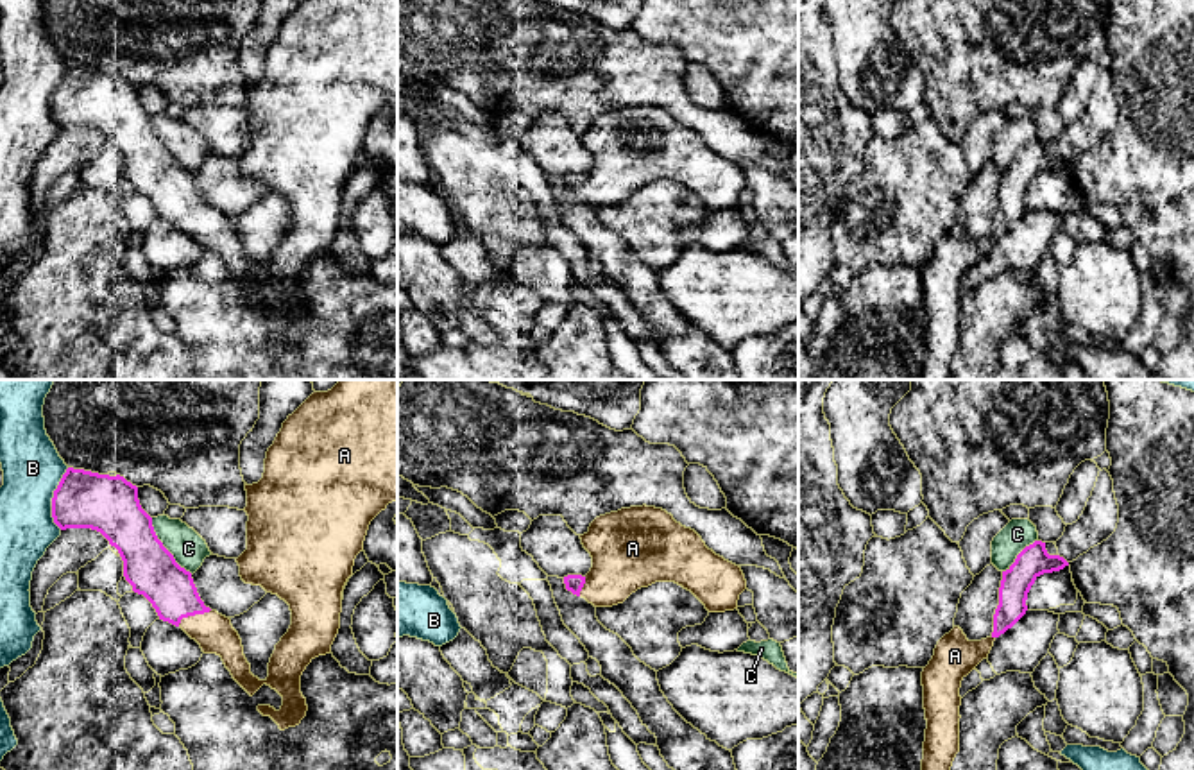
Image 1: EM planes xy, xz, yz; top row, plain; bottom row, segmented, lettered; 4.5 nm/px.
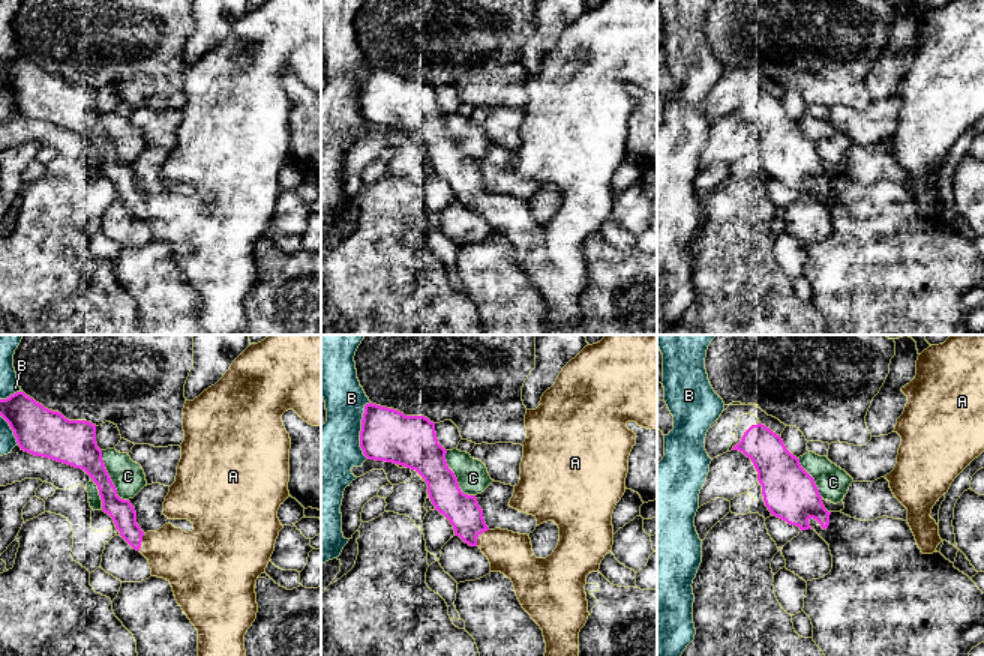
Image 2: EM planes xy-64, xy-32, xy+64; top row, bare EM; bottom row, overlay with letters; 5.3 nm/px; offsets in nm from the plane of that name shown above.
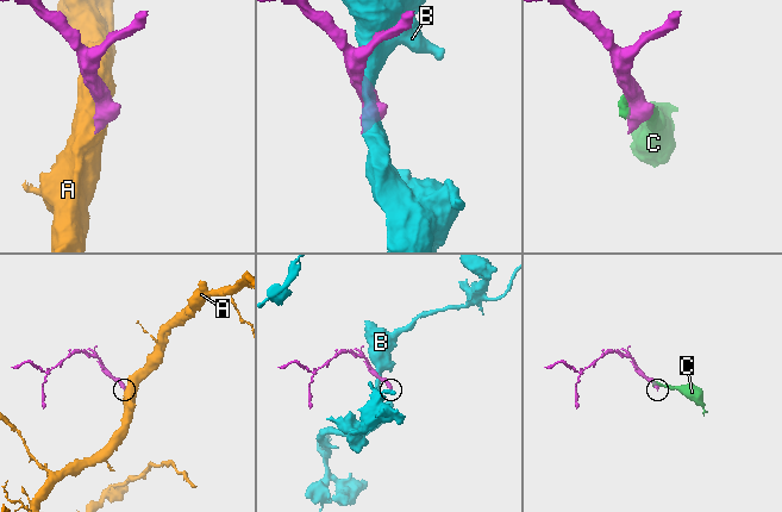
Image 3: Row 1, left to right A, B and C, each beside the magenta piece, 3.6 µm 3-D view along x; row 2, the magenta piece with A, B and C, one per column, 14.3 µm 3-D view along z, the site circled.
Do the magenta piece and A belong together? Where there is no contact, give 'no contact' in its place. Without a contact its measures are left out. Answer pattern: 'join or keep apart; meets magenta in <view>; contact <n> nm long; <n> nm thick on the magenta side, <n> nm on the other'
join; meets magenta in xy; contact 170 nm long; 220 nm thick on the magenta side, 170 nm on the other

